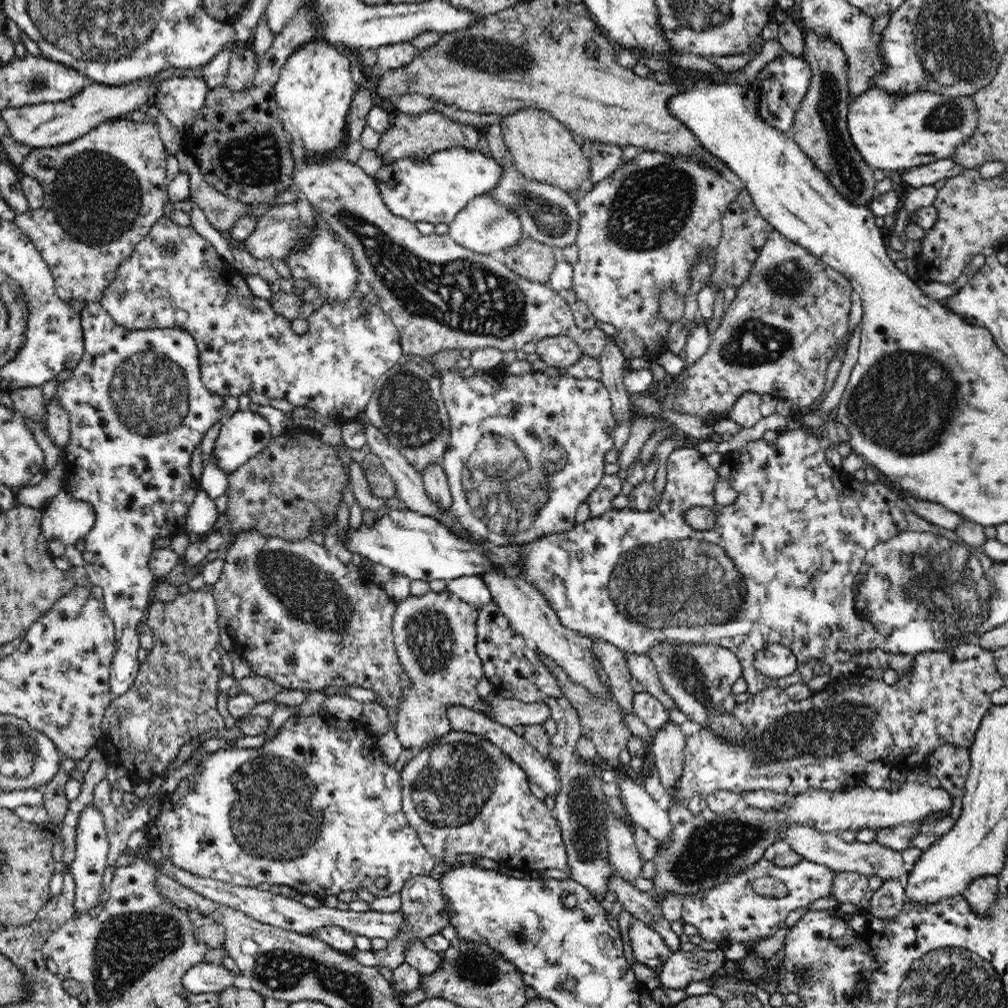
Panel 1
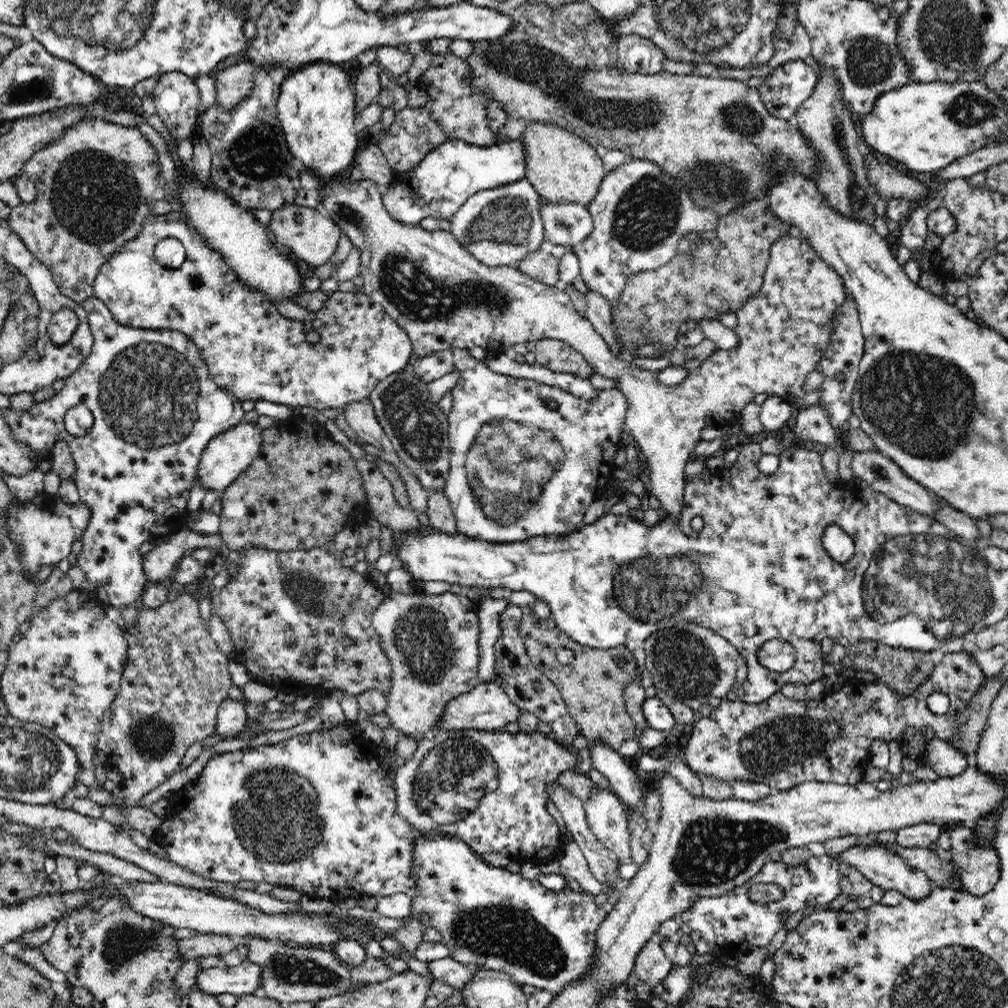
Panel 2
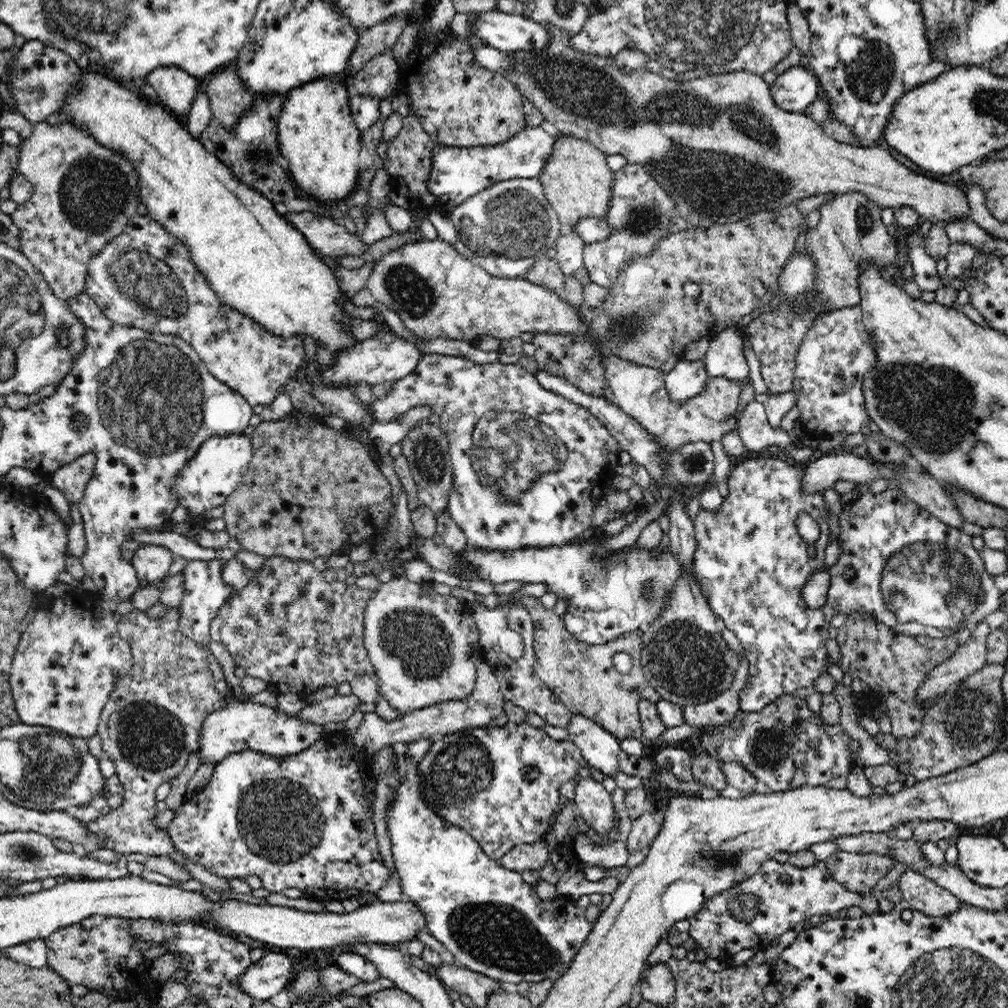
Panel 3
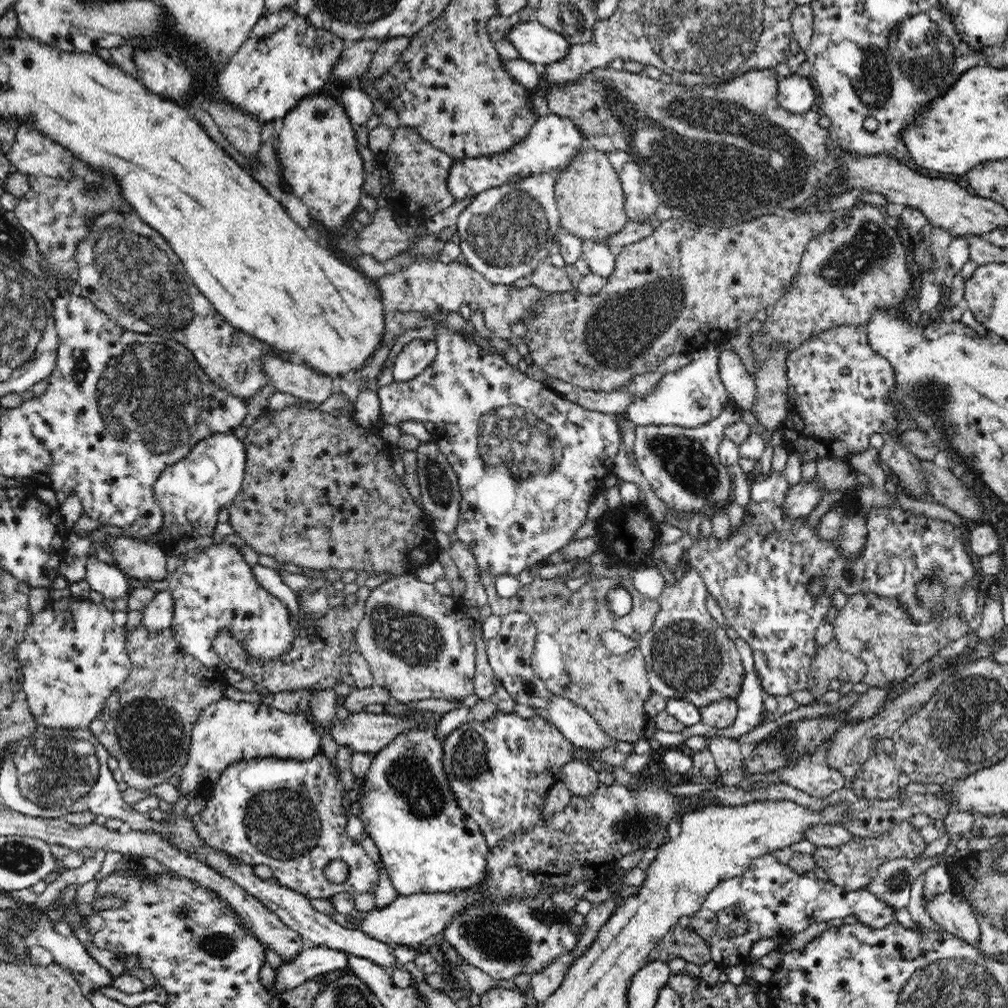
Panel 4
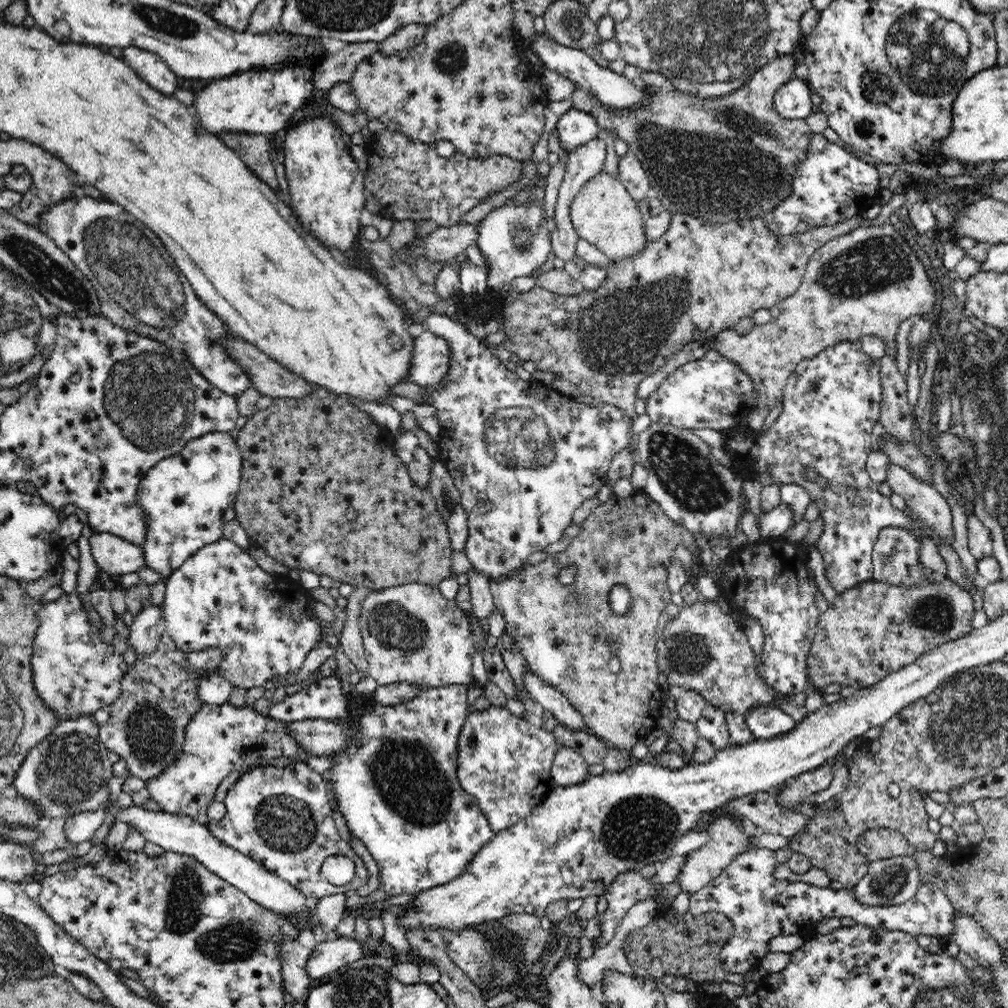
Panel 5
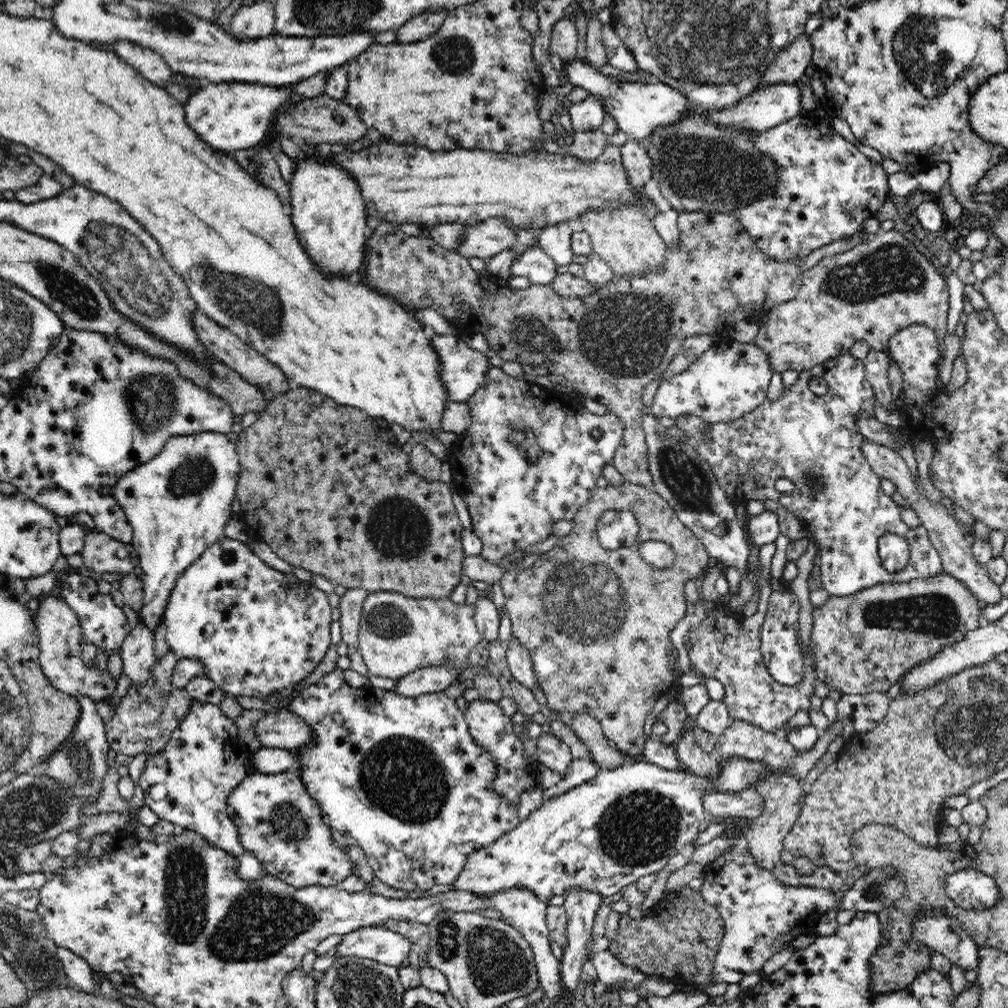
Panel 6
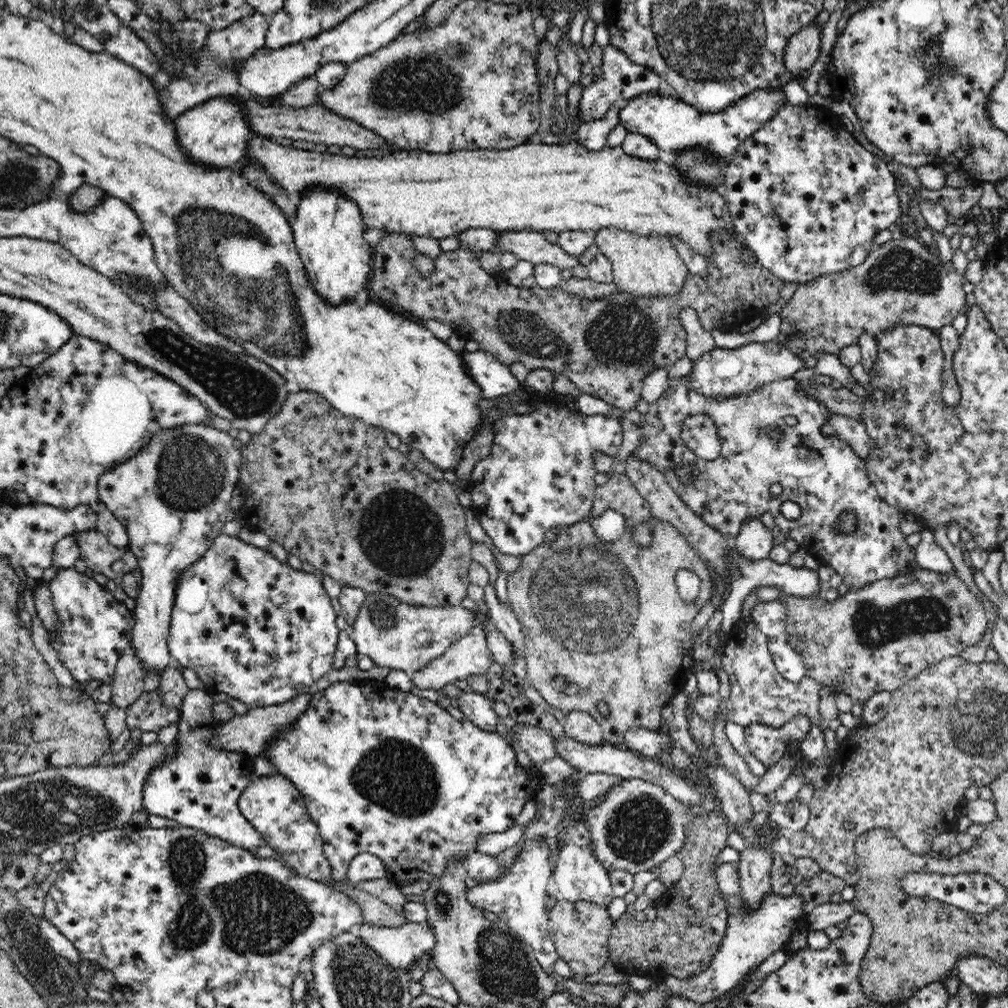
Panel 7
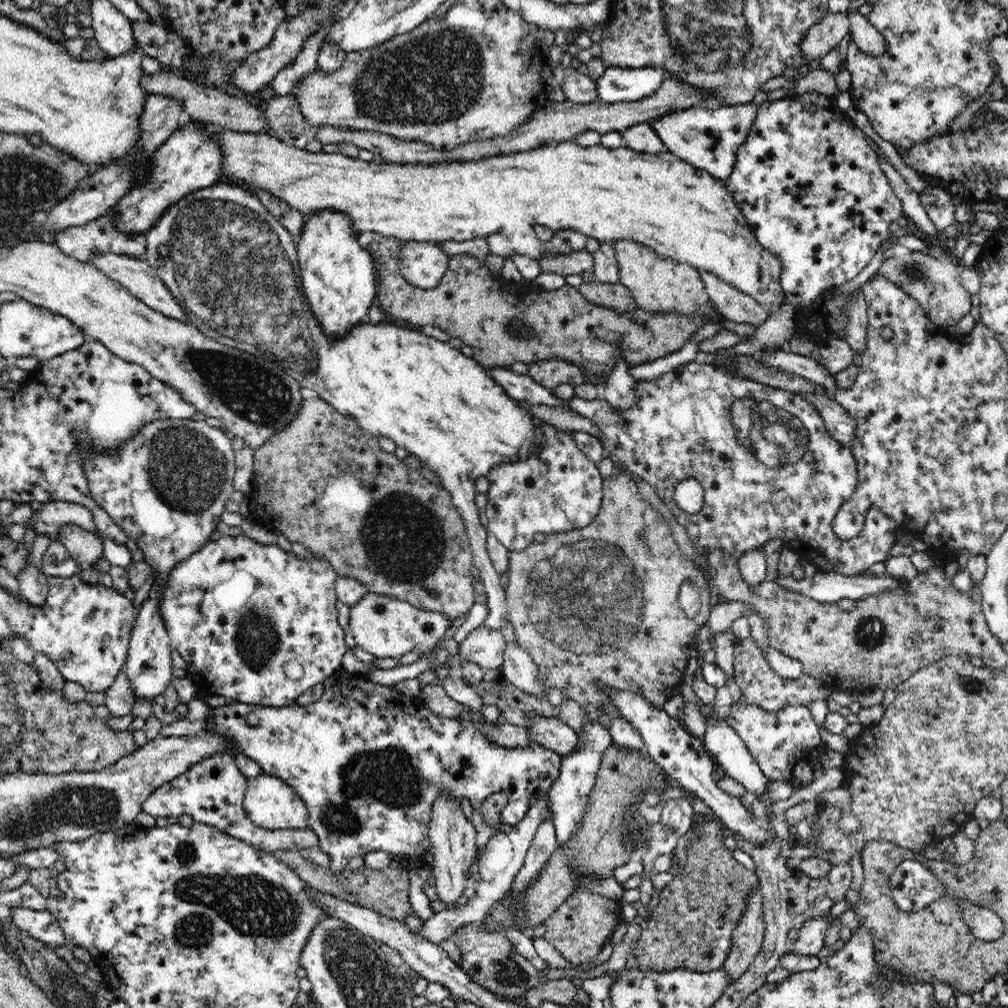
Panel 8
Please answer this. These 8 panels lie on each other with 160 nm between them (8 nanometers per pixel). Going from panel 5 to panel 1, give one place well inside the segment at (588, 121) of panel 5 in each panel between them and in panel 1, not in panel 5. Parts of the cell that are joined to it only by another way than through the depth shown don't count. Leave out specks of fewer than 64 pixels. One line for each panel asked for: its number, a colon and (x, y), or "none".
1: (434, 189)
2: (455, 170)
3: (457, 173)
4: (553, 140)

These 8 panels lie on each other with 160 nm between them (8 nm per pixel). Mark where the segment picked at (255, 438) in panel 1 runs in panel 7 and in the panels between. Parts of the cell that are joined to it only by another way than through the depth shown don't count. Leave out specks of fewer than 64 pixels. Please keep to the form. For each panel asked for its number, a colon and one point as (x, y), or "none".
2: (228, 454)
3: (217, 469)
4: (191, 493)
5: (182, 497)
6: (178, 503)
7: (173, 496)

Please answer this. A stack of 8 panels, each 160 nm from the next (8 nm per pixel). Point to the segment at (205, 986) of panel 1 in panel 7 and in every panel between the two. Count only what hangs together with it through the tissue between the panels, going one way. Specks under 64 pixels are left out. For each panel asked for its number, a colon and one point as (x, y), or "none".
2: (242, 979)
3: (264, 979)
4: (313, 962)
5: (327, 956)
6: (378, 943)
7: (400, 946)

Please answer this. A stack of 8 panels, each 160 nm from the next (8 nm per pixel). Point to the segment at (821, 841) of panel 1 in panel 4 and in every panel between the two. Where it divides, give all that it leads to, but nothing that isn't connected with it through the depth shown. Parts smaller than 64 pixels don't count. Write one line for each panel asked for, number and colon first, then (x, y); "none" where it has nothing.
2: (887, 869)
3: (923, 894)
4: (952, 911)

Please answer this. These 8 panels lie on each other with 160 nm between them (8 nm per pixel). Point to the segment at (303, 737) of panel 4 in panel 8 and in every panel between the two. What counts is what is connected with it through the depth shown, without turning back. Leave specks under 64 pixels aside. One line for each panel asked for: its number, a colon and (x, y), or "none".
5: (218, 739)
6: (188, 783)
7: (199, 786)
8: (212, 791)

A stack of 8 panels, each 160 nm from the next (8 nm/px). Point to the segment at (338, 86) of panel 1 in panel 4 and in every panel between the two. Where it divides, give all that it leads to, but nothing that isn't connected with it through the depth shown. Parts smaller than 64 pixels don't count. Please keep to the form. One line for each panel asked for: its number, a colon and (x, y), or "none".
2: (316, 108)
3: (317, 136)
4: (317, 150)

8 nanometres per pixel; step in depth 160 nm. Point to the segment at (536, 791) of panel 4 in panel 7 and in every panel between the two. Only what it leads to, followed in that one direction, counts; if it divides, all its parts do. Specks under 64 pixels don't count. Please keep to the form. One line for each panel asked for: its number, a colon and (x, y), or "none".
5: (504, 761)
6: (488, 724)
7: (477, 707)

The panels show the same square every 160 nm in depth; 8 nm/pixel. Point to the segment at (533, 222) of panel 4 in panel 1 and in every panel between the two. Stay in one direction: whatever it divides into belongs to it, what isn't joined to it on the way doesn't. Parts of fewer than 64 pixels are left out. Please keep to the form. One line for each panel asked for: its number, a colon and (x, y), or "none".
1: (485, 226)
2: (501, 226)
3: (505, 229)

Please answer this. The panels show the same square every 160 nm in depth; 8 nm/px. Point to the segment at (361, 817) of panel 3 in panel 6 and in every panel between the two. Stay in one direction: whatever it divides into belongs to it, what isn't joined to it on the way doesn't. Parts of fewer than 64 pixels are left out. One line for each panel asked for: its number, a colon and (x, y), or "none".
4: (287, 814)
5: (281, 817)
6: (278, 822)

